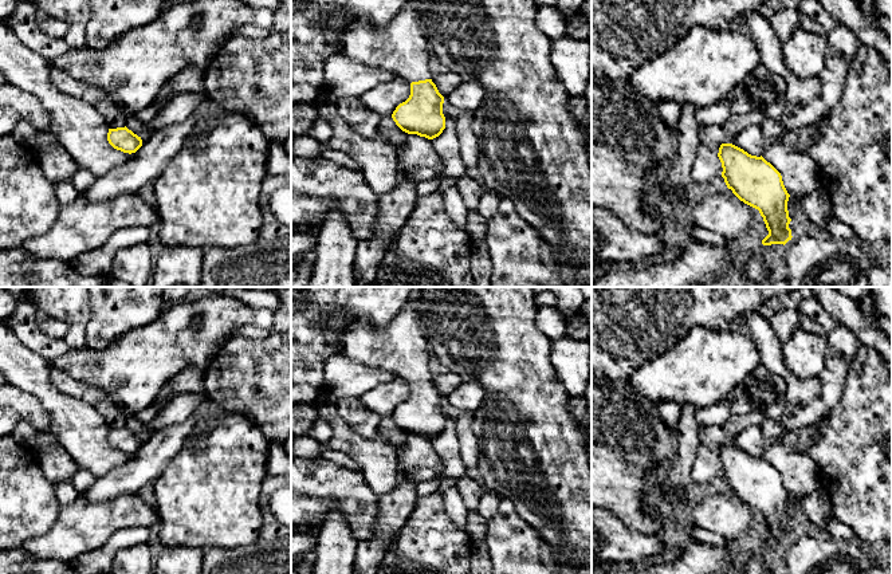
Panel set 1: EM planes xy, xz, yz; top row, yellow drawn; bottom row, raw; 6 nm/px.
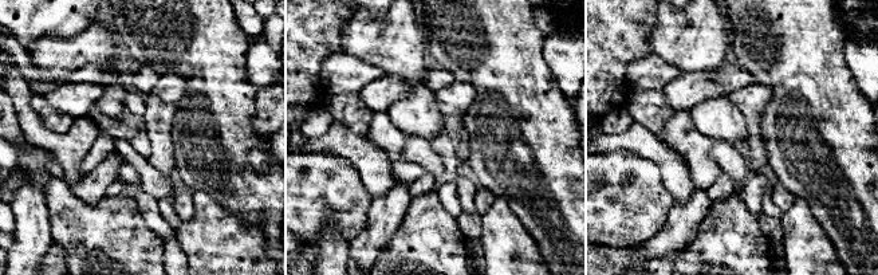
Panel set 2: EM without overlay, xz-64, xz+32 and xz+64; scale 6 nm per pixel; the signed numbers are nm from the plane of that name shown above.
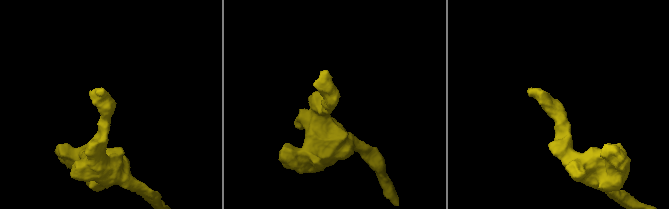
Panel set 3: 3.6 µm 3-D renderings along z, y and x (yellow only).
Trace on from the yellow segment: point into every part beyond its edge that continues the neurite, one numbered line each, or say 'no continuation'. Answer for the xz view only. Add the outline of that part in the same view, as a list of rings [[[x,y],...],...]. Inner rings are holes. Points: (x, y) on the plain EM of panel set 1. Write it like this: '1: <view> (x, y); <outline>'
1: xz (400, 348); [[[414,295],[385,327],[361,322],[347,329],[342,355],[409,384],[432,380],[428,369],[431,347],[421,329]]]

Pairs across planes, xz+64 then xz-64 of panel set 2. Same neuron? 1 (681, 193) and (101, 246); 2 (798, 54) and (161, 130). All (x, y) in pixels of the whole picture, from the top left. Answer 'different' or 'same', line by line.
1: different
2: different

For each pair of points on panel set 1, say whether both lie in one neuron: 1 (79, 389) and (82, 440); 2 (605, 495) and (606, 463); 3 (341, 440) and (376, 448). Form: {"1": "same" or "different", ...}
{"1": "different", "2": "same", "3": "same"}

